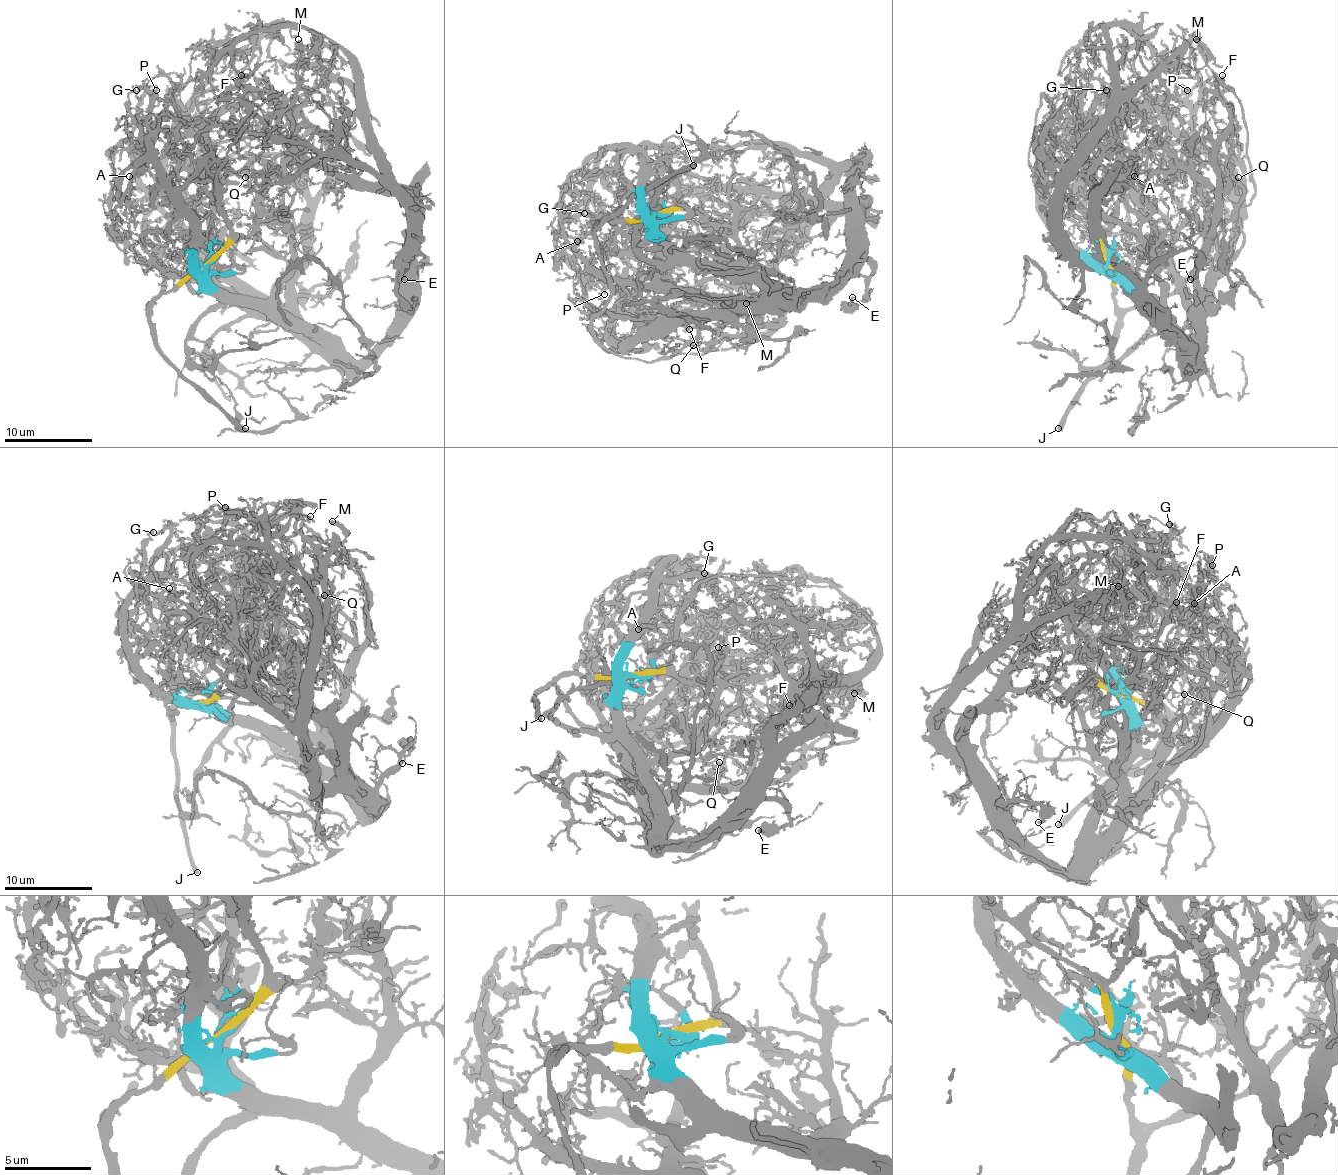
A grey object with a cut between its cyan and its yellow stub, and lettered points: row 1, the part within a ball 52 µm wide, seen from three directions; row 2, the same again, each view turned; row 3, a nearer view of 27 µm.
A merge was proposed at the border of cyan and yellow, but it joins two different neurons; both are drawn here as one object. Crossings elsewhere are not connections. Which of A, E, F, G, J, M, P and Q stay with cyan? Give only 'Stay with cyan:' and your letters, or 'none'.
Stay with cyan: A, E, F, G, M, P, Q

